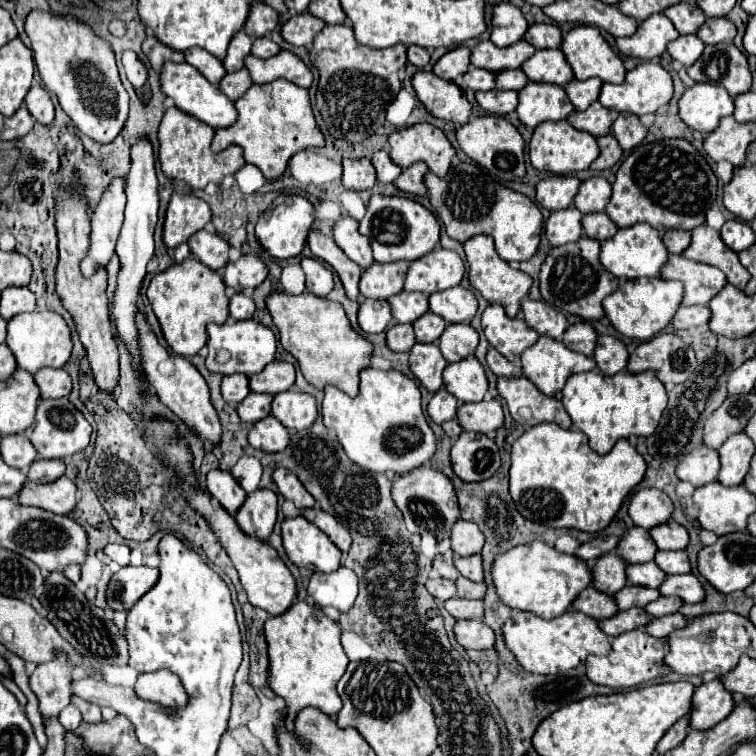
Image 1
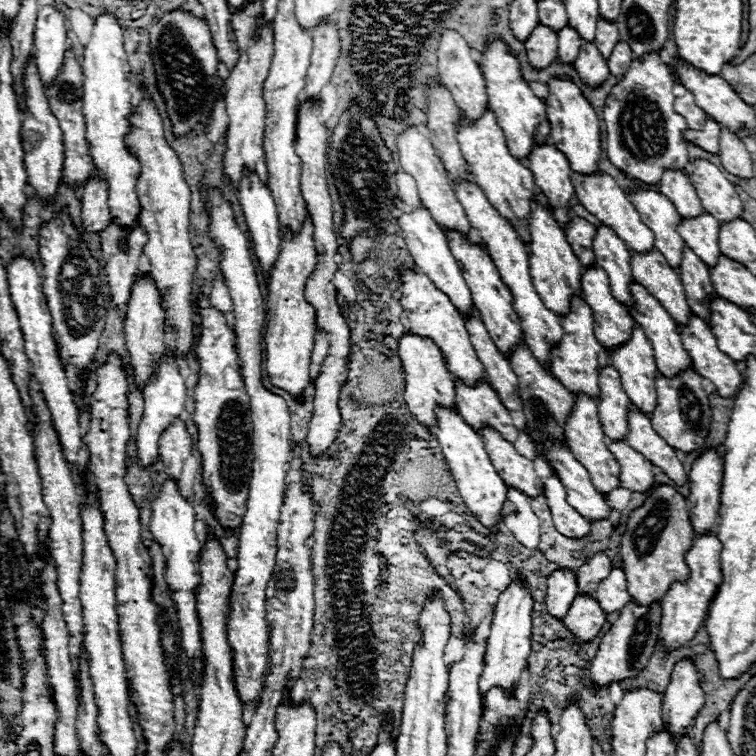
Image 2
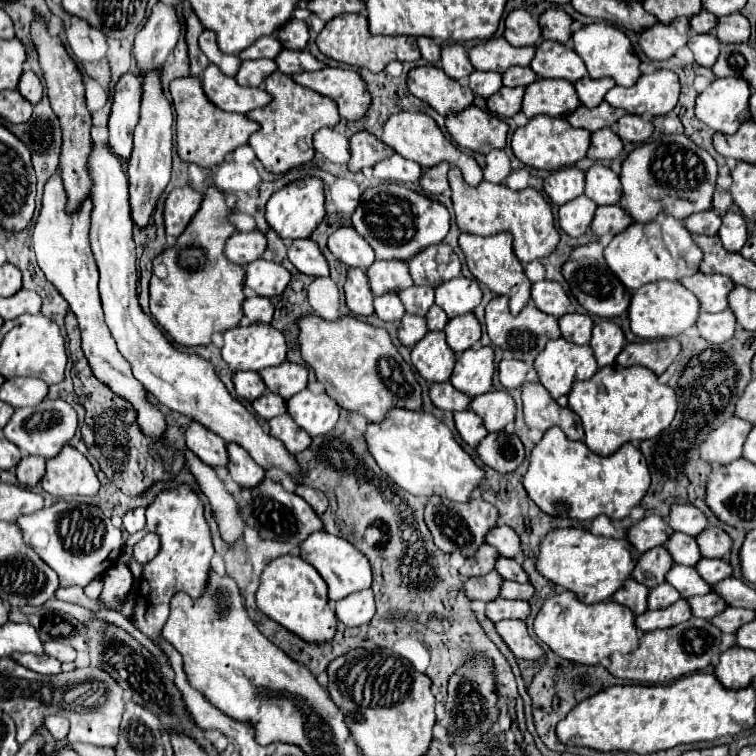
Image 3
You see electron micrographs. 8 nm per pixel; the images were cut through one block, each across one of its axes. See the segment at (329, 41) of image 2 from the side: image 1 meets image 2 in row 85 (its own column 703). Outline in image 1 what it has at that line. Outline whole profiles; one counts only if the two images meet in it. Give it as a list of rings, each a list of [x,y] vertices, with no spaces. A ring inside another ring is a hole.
[[[680,306],[674,320],[672,320],[672,326],[674,328],[694,328],[694,326],[706,326],[710,322],[710,308],[708,306]]]

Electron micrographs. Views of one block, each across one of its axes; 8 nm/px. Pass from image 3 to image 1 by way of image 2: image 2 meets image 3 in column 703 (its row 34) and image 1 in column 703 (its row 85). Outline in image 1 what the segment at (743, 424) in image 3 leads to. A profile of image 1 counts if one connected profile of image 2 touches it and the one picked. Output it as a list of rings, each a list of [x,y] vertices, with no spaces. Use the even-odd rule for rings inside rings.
[[[702,444],[700,448],[694,448],[694,452],[688,452],[684,456],[684,460],[676,468],[676,474],[680,480],[688,480],[694,486],[704,486],[716,480],[718,468],[720,468],[718,450],[706,448]]]

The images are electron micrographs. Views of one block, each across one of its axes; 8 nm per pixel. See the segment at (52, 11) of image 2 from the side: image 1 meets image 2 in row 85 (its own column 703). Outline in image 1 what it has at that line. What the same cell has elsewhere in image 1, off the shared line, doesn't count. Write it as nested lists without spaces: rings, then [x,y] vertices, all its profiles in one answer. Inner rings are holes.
[[[680,36],[678,40],[668,44],[668,52],[674,60],[682,62],[684,66],[690,66],[698,60],[698,56],[702,56],[704,44],[702,40],[698,40],[698,36]]]

